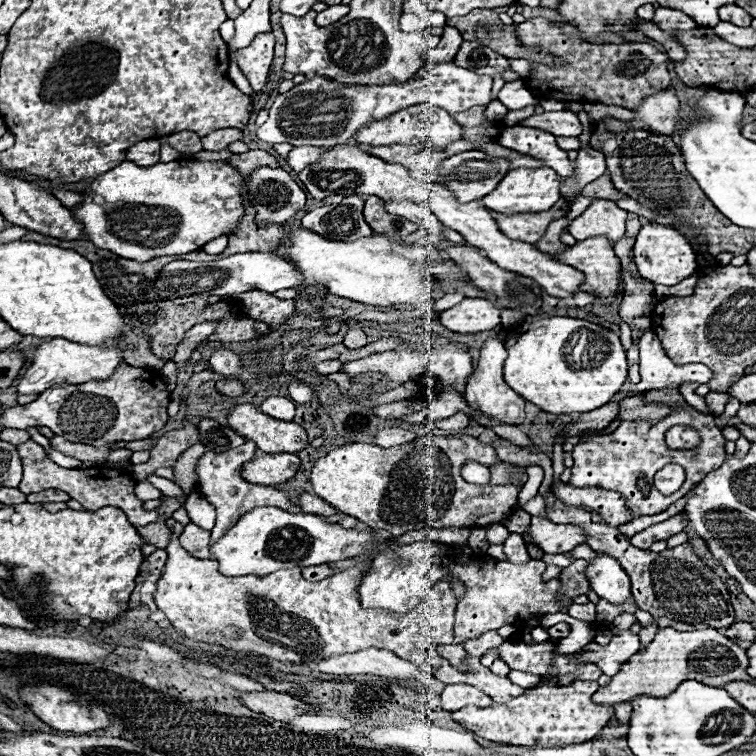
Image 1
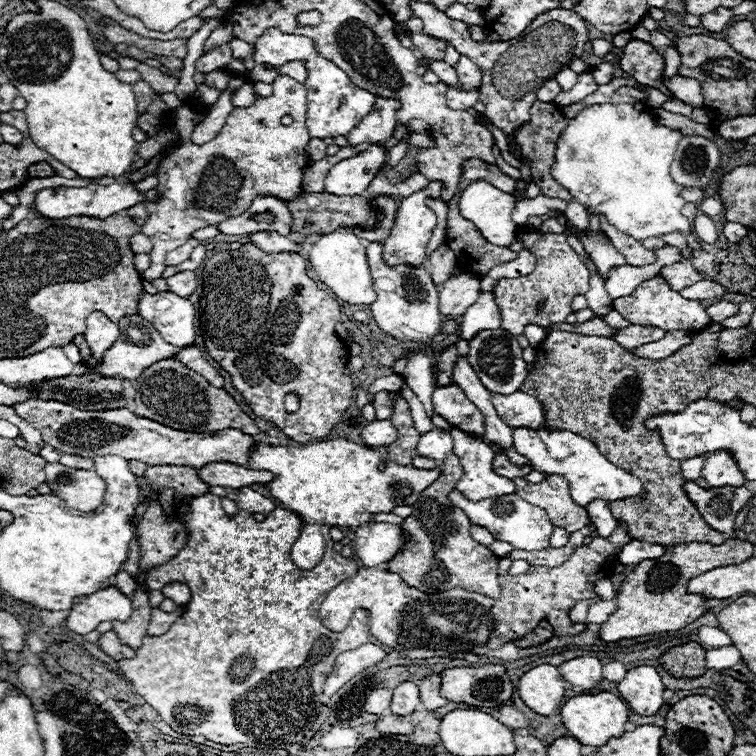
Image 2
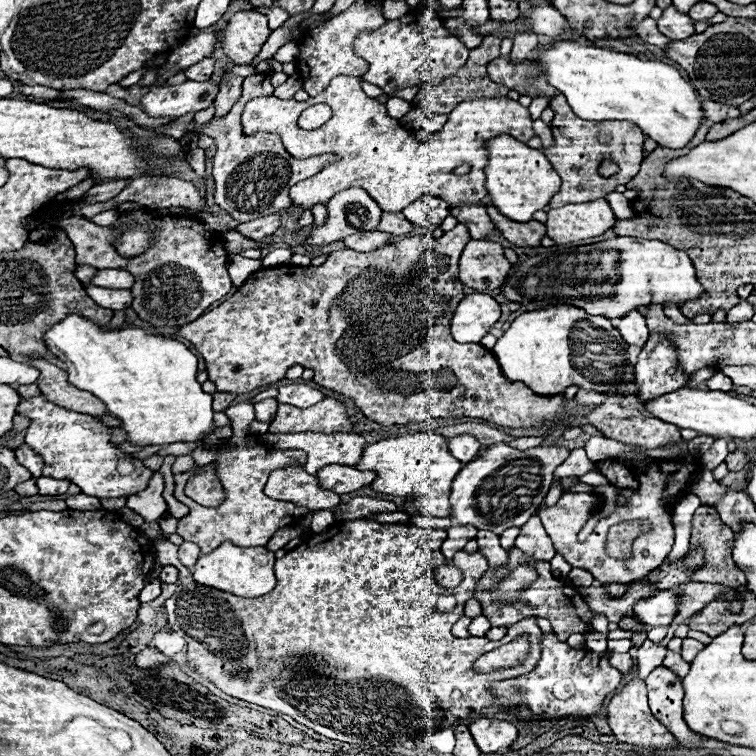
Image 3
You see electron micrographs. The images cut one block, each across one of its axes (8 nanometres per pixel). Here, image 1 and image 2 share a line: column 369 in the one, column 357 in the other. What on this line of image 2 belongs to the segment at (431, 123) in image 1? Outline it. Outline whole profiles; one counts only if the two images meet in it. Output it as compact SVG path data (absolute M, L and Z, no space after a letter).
M376 98L376 104L360 124L346 136L352 146L360 144L376 144L388 140L396 128L396 112L400 110L400 102L392 98Z

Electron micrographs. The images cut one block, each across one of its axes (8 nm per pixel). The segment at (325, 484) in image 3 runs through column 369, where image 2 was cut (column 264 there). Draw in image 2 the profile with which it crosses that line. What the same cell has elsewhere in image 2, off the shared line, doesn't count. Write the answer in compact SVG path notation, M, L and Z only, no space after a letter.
M212 462L200 468L198 472L200 476L204 476L204 482L208 482L210 486L222 486L222 488L234 488L234 490L252 486L252 484L268 484L270 480L274 480L272 472L250 470L230 462Z

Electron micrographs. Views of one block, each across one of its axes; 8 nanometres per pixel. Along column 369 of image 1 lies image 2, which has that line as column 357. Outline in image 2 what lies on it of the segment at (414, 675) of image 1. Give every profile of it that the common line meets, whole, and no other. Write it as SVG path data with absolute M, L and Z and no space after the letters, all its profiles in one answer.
M364 644L356 650L348 650L344 654L340 654L336 658L336 664L332 668L332 672L328 674L326 678L326 684L324 684L324 694L332 696L334 692L338 692L350 678L354 678L356 674L360 674L362 670L382 662L386 658L386 652L376 646L376 644Z

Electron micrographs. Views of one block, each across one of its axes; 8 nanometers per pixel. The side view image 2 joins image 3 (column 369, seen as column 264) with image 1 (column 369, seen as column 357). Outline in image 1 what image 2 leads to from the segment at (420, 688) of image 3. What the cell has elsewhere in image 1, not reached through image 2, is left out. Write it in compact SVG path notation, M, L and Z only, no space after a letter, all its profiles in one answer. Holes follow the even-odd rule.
M172 534L166 550L168 560L158 580L154 602L180 632L180 636L188 640L220 644L234 652L258 654L286 664L318 662L326 656L360 652L374 646L390 650L396 656L426 668L428 672L436 674L444 684L474 684L498 704L514 700L514 696L520 696L524 692L524 688L512 684L508 678L492 674L486 666L480 664L480 656L486 652L488 646L498 646L504 642L498 632L488 632L484 638L462 642L464 650L468 652L468 664L472 666L472 672L458 672L448 664L448 660L438 656L436 648L440 644L454 644L456 598L452 596L452 588L448 582L420 582L420 596L402 598L400 608L396 608L394 602L390 602L390 606L386 608L398 611L399 614L408 613L406 618L380 618L380 612L360 608L356 596L356 588L370 570L370 564L366 560L322 582L304 580L300 568L278 570L264 578L226 578L218 572L216 560L200 560L190 556L178 544L176 534ZM431 587L430 594L429 591L424 592ZM418 604L420 606L415 608Z

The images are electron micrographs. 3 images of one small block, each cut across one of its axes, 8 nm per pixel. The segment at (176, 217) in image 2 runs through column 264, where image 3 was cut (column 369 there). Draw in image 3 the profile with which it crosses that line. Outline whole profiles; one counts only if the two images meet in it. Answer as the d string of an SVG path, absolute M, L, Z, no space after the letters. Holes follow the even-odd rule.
M338 76L322 94L306 102L280 100L276 96L254 98L242 112L244 132L278 132L286 150L294 158L310 158L328 152L342 156L340 162L330 164L322 172L290 188L290 198L304 210L310 210L318 202L326 204L336 192L354 186L364 188L384 212L402 212L402 208L424 194L440 196L450 206L478 204L488 194L484 174L488 166L486 142L496 138L498 134L510 134L520 142L528 142L532 136L536 136L528 108L520 106L516 100L502 96L458 104L450 112L444 128L430 134L430 138L422 142L408 130L404 130L398 120L390 118L382 102L366 96L360 84L362 78L358 76ZM312 104L328 104L332 108L332 118L322 128L308 132L298 128L296 120ZM462 164L470 164L470 172L462 176L454 174L454 170Z

